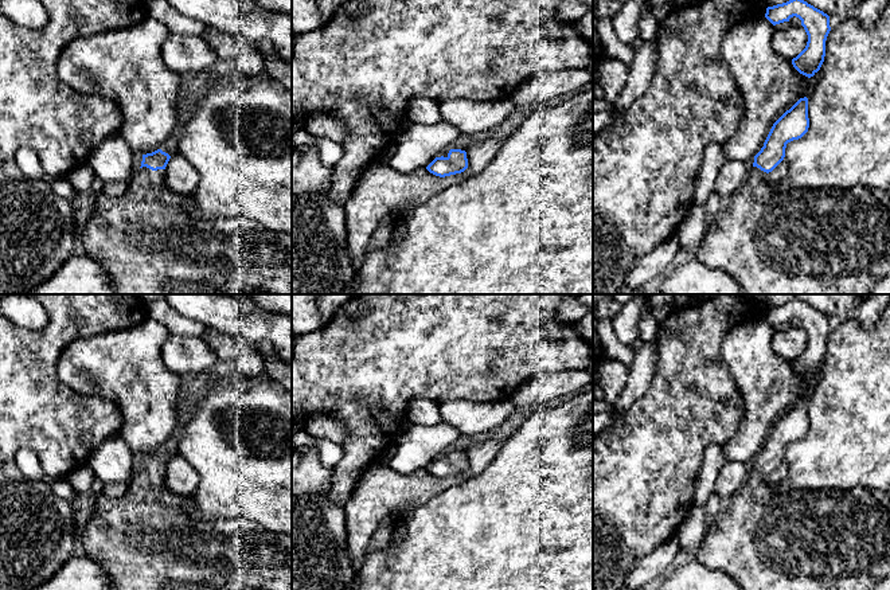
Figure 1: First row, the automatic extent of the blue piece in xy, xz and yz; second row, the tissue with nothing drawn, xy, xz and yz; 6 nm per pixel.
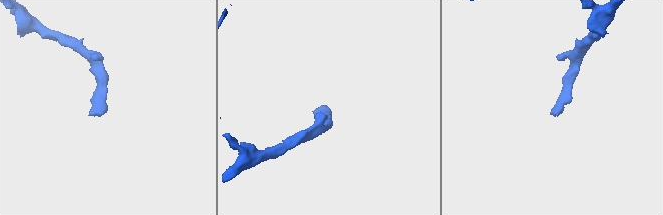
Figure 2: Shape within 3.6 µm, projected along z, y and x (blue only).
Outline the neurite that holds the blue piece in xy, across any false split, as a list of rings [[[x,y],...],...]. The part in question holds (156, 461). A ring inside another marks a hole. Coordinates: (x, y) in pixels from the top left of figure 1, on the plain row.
[[[161,450],[143,456],[141,468],[134,472],[130,481],[124,487],[125,493],[121,497],[110,499],[102,495],[95,497],[95,509],[79,536],[86,556],[108,573],[113,581],[113,587],[116,590],[292,590],[292,538],[266,530],[259,523],[246,517],[206,517],[195,505],[192,497],[175,495],[164,487],[164,474],[169,460],[171,457]]]

